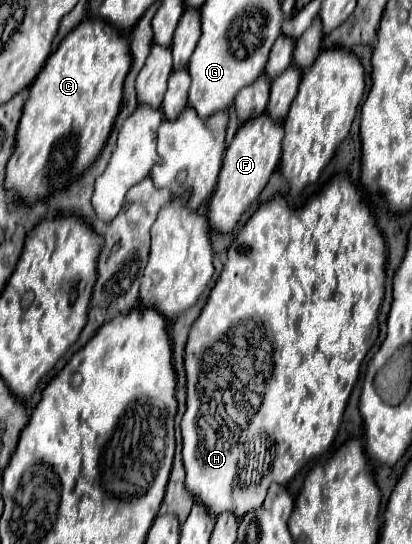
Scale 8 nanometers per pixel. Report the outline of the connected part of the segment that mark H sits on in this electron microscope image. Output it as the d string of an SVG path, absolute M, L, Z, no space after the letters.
M346 173L333 176L322 189L298 208L290 207L282 195L274 195L268 203L256 209L256 213L236 235L234 243L228 247L224 271L216 281L214 289L210 291L208 303L204 305L200 317L194 321L190 329L184 355L188 407L180 423L184 439L182 461L186 469L188 491L196 499L202 499L204 505L212 509L214 515L232 511L238 519L244 517L244 513L262 505L266 489L272 483L280 485L288 483L312 457L328 451L338 433L338 425L342 421L342 413L352 393L352 387L358 379L360 363L378 337L378 311L384 299L384 279L386 279L386 241L376 225L376 213L372 207L362 203L360 193L356 191Z

